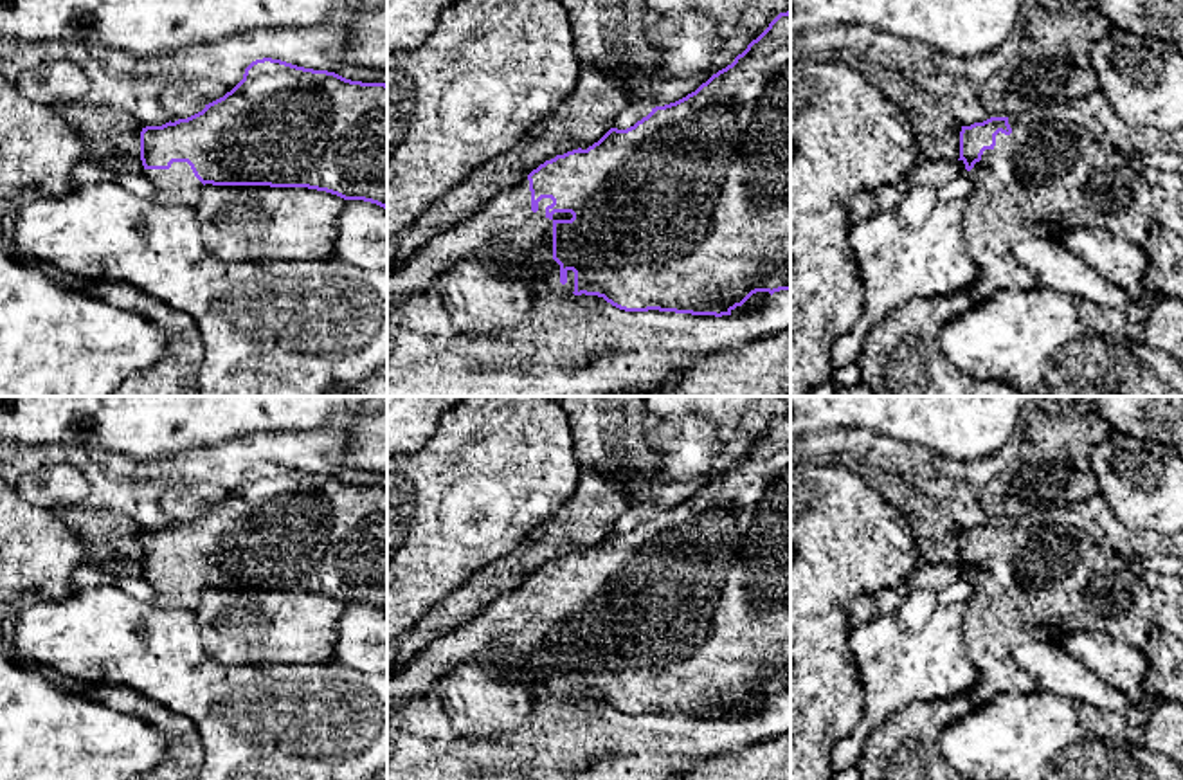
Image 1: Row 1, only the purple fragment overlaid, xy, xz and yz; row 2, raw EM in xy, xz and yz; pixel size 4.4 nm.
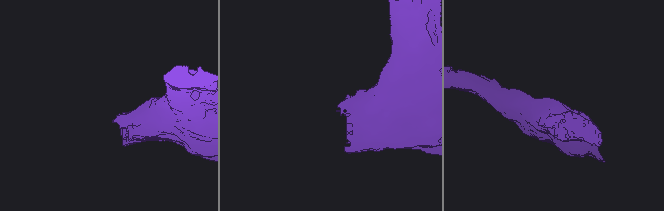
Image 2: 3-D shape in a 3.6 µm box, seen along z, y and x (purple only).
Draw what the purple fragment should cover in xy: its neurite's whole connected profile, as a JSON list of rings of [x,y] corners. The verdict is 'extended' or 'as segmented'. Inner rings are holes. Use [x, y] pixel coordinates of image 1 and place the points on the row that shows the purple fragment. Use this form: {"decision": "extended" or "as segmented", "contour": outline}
{"decision": "extended", "contour": [[[272,58],[256,59],[230,92],[205,104],[202,112],[142,128],[140,160],[142,177],[155,186],[155,204],[196,207],[202,187],[212,184],[308,187],[387,209],[387,85],[351,81],[335,72]]]}

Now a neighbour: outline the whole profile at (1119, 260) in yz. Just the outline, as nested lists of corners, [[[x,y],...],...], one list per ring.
[[[1077,227],[1061,240],[1064,249],[1118,285],[1133,301],[1143,292],[1149,256],[1143,247],[1104,227]]]

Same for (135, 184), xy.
[[[117,169],[117,180],[115,180],[122,189],[128,193],[151,200],[155,195],[155,186],[146,180],[142,175],[131,175]]]

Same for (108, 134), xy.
[[[85,101],[59,106],[65,122],[86,144],[86,159],[113,162],[119,157],[140,159],[142,124],[130,113]]]

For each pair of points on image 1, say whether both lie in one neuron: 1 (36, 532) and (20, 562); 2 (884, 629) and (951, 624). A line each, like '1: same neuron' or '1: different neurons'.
1: same neuron
2: same neuron

